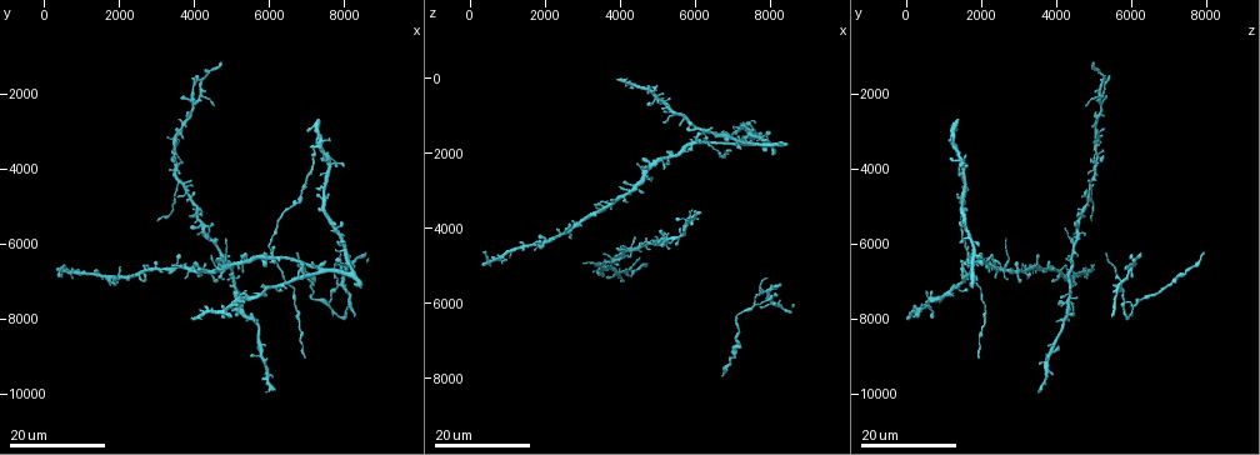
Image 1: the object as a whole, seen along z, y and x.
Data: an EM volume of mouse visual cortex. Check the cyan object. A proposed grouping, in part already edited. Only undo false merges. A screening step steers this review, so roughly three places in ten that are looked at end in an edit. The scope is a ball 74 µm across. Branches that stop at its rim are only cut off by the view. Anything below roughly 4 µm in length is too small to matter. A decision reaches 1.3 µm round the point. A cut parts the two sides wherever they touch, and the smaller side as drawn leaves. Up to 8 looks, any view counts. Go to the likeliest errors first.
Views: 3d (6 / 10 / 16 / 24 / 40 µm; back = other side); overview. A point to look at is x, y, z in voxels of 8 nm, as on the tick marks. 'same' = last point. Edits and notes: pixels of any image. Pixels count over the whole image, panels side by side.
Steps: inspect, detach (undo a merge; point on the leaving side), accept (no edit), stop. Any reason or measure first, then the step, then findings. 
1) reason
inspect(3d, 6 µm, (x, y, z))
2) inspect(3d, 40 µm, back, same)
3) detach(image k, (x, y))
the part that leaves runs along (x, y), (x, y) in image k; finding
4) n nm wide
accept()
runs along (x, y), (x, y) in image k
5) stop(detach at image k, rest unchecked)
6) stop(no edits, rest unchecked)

small branch off a trunk
inspect(3d, 16 µm, (4600, 6700, 2600))

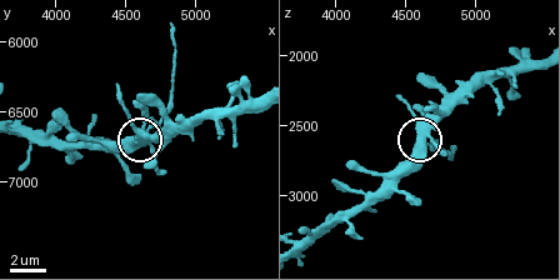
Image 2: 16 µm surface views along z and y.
inspect(3d, 6 µm, same)

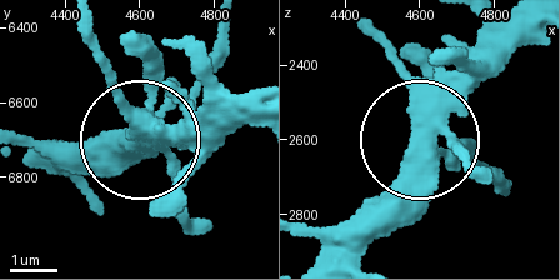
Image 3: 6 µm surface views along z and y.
side arm 7 µm; 5 arms
accept()
continuous, no second neuron

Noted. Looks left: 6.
looks like a crossing
inspect(3d, 24 µm, (3950, 2150, 5100))

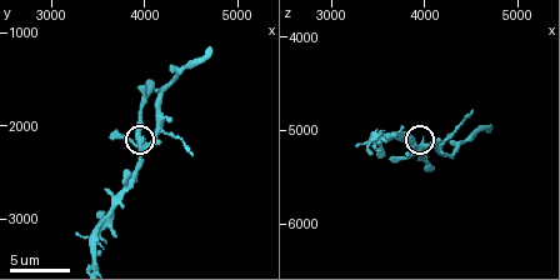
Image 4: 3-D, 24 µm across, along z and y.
inspect(3d, 10 µm, (4000, 2200, 5200))

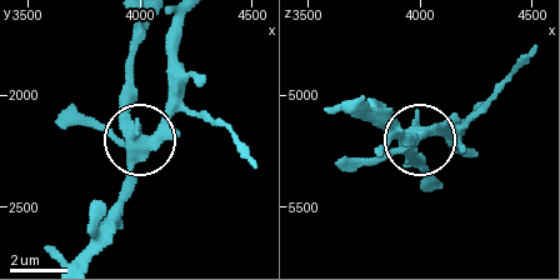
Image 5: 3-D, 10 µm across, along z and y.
inspect(3d, 10 µm, back, same)

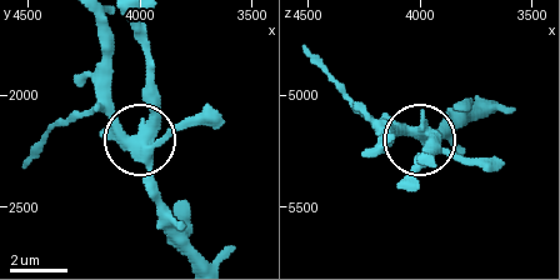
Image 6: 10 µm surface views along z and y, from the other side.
accept()
all the same neuron

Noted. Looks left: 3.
four or more arms meet
inspect(3d, 16 µm, (8000, 7050, 5700))

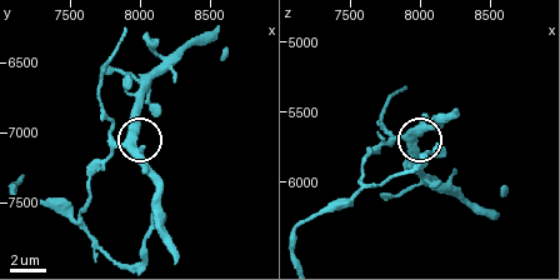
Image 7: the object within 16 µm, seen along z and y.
inspect(3d, 6 µm, (7960, 7060, 5680))

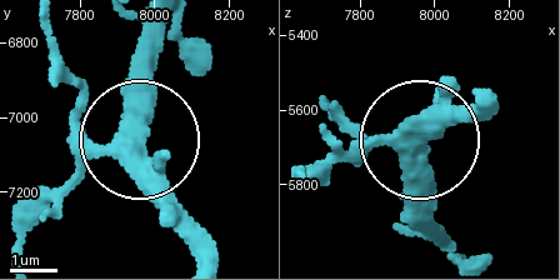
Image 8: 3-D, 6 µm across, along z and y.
other side
inspect(3d, 6 µm, back, (7940, 7080, 5670))

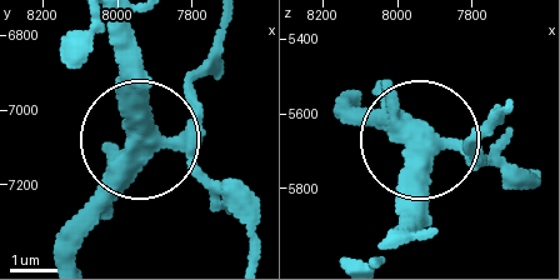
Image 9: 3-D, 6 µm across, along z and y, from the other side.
400 nm wide
detach(image 9, (211, 204))
the part that leaves runs along (183, 151), (246, 231), (250, 255) in image 9; a second neuron is stuck on

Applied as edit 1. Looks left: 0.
stop(detach at image 9, rest unchecked)

